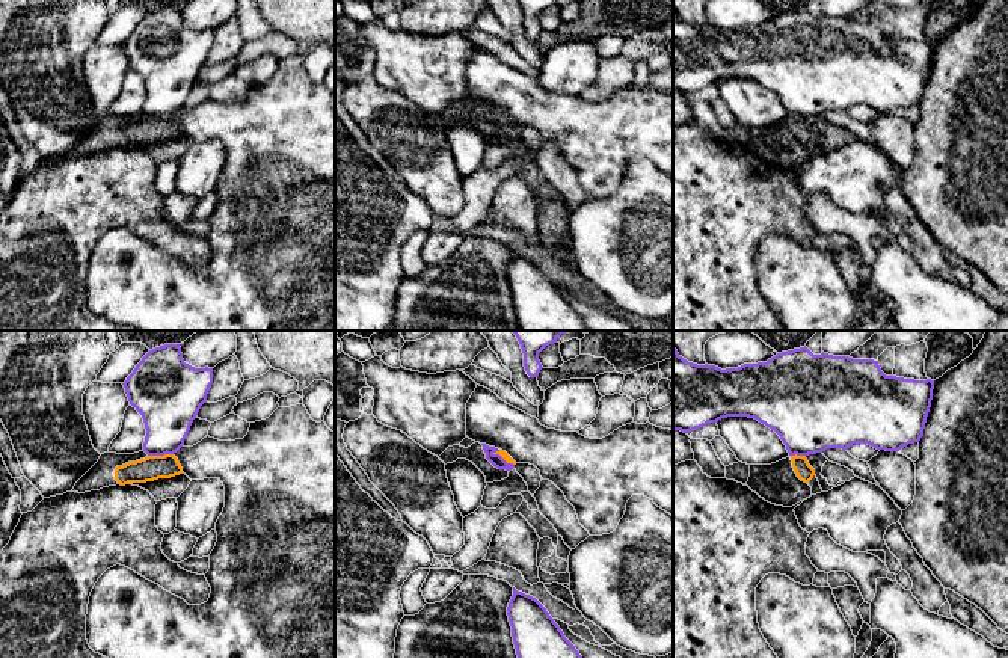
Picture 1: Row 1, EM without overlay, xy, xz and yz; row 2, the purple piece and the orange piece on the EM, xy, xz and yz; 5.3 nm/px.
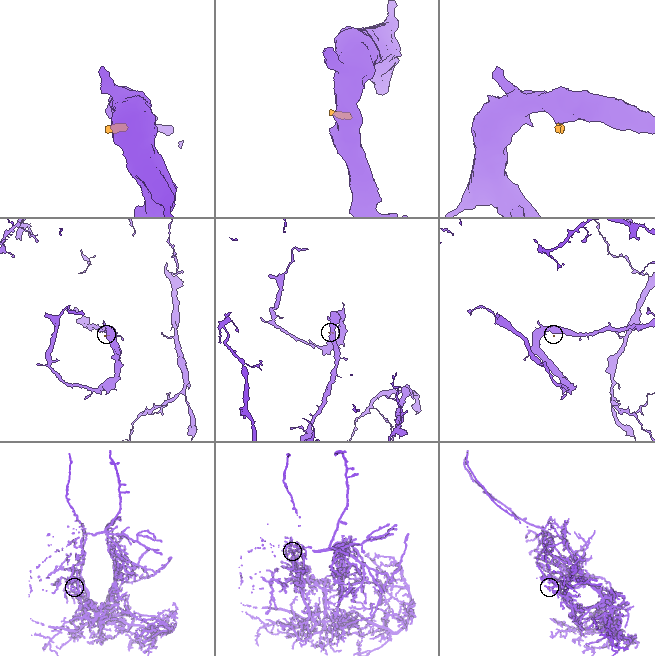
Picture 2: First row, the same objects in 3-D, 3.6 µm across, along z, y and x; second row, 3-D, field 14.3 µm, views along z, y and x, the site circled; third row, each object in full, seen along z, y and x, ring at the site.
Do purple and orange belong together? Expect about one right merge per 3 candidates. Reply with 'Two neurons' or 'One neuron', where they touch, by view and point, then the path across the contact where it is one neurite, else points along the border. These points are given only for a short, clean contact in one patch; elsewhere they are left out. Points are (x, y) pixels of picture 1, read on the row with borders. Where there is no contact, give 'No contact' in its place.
Two neurons. Touches purple at xy (160, 455). Boundary: xy (172, 453), (148, 456)

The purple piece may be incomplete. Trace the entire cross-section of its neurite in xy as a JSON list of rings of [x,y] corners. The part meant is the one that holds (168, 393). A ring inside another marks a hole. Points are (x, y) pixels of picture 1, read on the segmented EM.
[[[180,344],[149,350],[122,383],[130,404],[142,415],[148,456],[177,453],[213,383],[213,368],[184,362]]]

